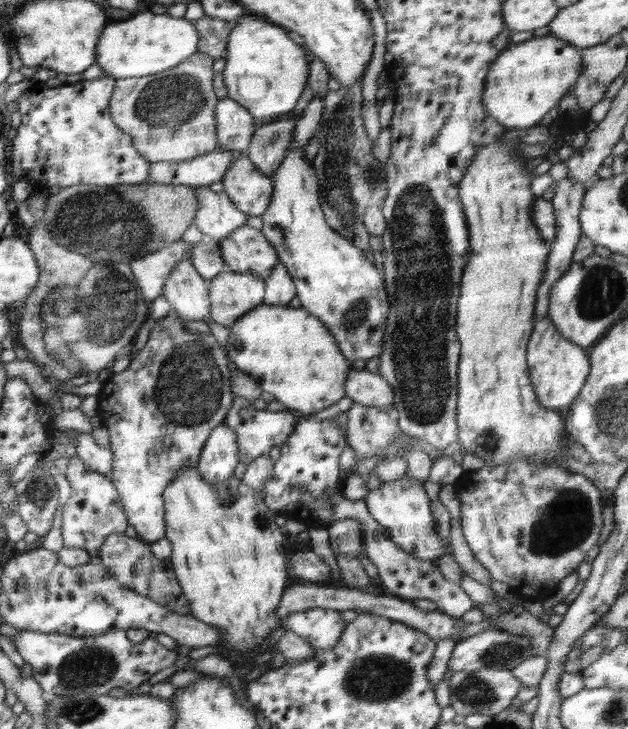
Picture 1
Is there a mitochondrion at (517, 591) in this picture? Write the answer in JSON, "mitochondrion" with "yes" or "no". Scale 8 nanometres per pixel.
{"mitochondrion":"no"}

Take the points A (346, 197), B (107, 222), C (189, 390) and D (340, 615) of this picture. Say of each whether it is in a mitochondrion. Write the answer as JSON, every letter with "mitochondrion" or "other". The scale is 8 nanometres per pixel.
{"A":"mitochondrion","B":"mitochondrion","C":"mitochondrion","D":"other"}

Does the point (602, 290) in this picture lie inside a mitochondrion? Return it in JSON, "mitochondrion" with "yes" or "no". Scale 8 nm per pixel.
{"mitochondrion":"yes"}

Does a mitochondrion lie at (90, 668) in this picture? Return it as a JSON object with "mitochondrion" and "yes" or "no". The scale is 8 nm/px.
{"mitochondrion":"yes"}

